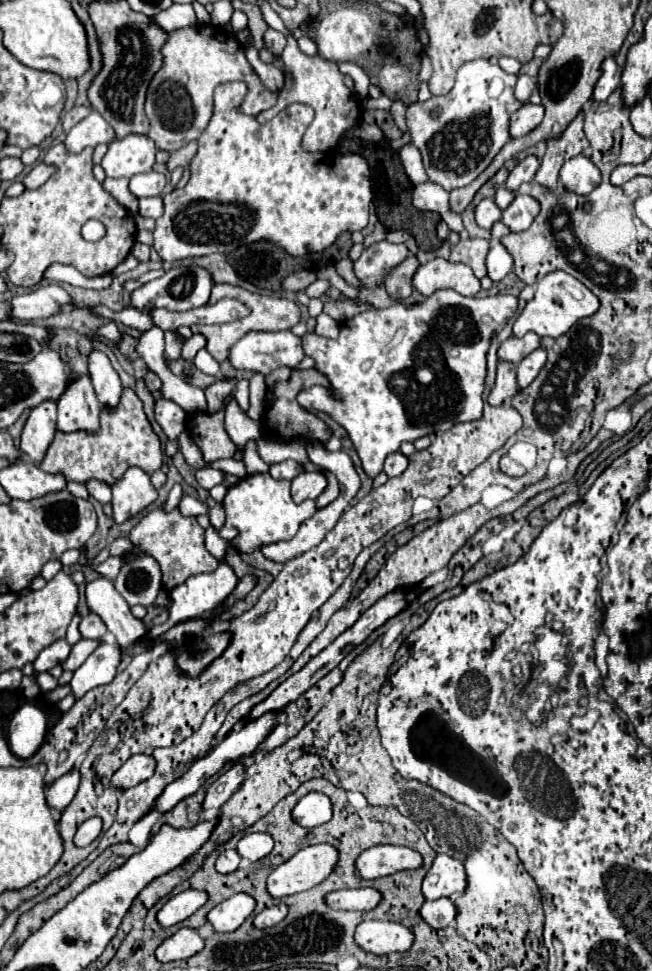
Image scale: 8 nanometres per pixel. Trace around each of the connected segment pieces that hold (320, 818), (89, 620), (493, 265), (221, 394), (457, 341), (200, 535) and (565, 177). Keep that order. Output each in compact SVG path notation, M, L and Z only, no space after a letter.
M308 793L292 809L292 819L308 829L318 827L332 819L332 803L324 793Z
M88 613L86 617L82 617L78 629L82 639L100 639L106 633L106 625L96 613Z
M494 241L490 251L488 251L488 257L486 257L486 267L488 267L488 277L498 283L502 281L514 267L514 259L512 255L506 251L506 247L500 243L500 241Z
M220 379L212 387L206 389L206 399L208 399L208 413L216 413L224 407L224 399L234 391L236 381L234 379Z
M442 289L442 291L436 291L434 295L426 297L424 303L418 303L418 305L404 305L404 303L396 303L388 309L368 309L352 319L346 319L342 325L340 325L340 333L338 333L338 339L326 339L326 337L320 337L316 333L306 333L302 337L302 347L304 347L304 353L308 357L312 357L316 361L316 369L330 381L330 389L326 387L310 387L310 389L304 389L298 393L298 403L308 409L308 411L320 411L320 413L326 413L330 415L340 427L344 427L344 431L348 433L360 461L362 461L362 469L368 477L376 477L380 471L382 471L382 463L384 459L390 455L390 453L396 453L400 449L400 443L402 441L410 441L414 443L416 439L424 437L424 435L432 435L432 433L442 433L442 431L448 431L452 429L456 423L466 423L466 421L478 421L482 419L482 407L484 407L484 399L482 399L482 393L484 393L484 379L486 379L486 353L488 353L488 347L490 347L490 341L492 337L506 325L506 319L512 317L518 309L518 299L514 295L494 295L494 297L464 297L460 293L456 293L454 289Z
M162 507L152 509L148 515L140 519L140 523L130 531L132 545L140 551L138 557L150 555L158 561L162 571L162 591L156 597L154 605L170 605L170 591L178 585L182 585L190 575L196 573L210 573L218 567L218 559L210 555L204 547L204 529L198 525L196 517L184 517L178 509L172 509L170 513Z
M576 155L568 159L560 169L560 179L568 191L578 195L588 195L602 181L600 169L586 155Z

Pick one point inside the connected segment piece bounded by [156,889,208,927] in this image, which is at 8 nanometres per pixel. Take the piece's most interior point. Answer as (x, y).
(181, 906)

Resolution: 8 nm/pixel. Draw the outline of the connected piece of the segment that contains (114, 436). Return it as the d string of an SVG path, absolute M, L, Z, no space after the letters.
M124 389L122 399L114 411L102 409L100 431L96 431L96 435L88 435L84 431L68 435L58 431L40 467L46 473L62 473L66 481L86 483L90 479L98 479L112 485L116 479L120 479L120 475L124 475L130 465L138 465L148 473L158 471L162 467L162 457L164 453L160 441L146 419L142 401L132 389Z

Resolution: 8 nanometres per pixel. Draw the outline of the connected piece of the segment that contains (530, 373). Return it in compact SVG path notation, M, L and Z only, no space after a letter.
M538 347L528 357L524 357L522 363L518 365L518 385L522 389L528 387L536 379L536 375L544 367L544 363L546 363L546 349L544 347Z

